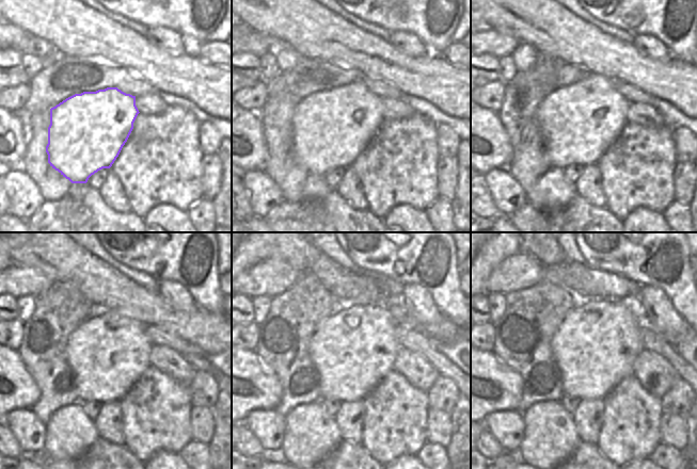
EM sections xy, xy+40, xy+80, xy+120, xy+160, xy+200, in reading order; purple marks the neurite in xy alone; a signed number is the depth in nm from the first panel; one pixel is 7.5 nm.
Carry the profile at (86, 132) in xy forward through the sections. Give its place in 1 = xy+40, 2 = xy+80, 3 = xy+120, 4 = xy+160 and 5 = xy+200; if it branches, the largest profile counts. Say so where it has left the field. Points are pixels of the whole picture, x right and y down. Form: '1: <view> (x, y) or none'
1: xy+40 (331, 128)
2: xy+80 (580, 122)
3: xy+120 (107, 353)
4: xy+160 (353, 349)
5: xy+200 (595, 346)

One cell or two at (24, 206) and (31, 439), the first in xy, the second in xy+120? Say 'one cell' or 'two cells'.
one cell

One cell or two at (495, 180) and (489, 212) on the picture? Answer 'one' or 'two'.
two

